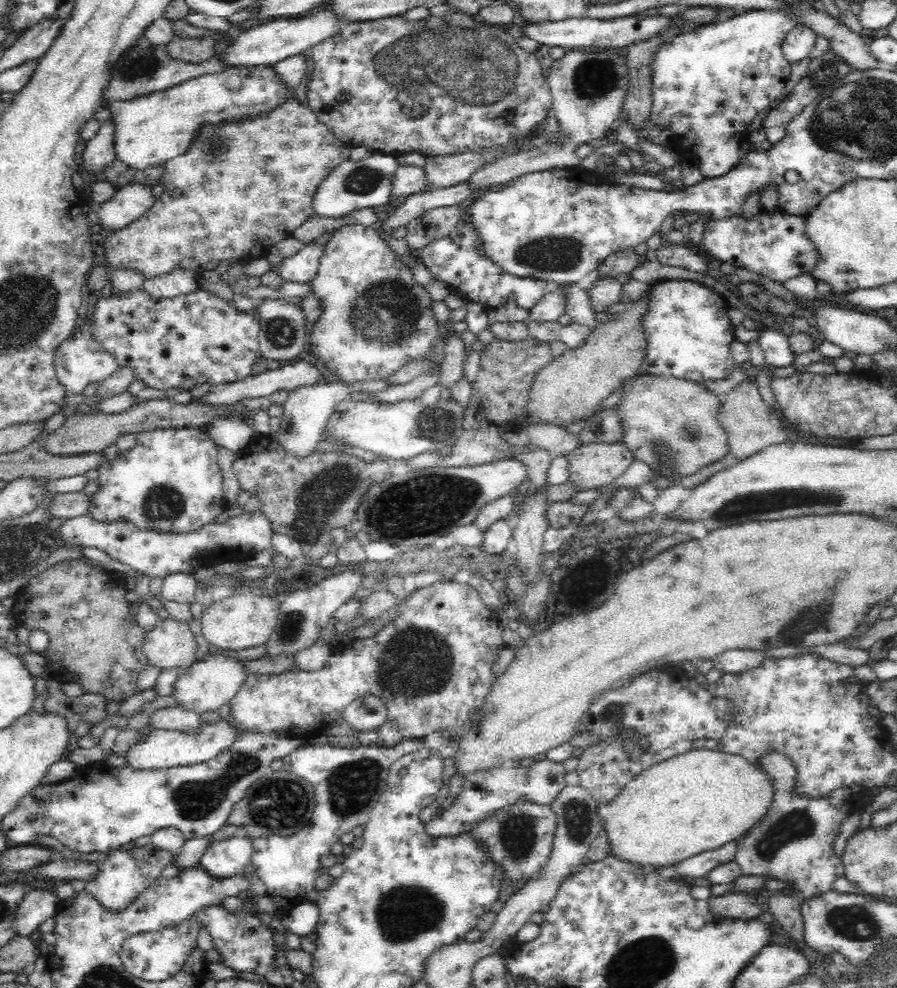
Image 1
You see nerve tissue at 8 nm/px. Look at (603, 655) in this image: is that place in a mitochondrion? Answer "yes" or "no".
no

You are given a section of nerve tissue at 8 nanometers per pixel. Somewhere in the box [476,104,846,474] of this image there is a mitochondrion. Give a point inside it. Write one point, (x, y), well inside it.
(552, 252)

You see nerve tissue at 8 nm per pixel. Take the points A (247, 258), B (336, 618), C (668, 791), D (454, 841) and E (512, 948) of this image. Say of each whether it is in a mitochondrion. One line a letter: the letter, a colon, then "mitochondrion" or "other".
A: other
B: other
C: other
D: other
E: other

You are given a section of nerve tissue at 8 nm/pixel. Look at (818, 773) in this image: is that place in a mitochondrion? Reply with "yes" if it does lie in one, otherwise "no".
no

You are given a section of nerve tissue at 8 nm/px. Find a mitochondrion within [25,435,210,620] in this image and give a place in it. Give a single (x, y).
(162, 504)

